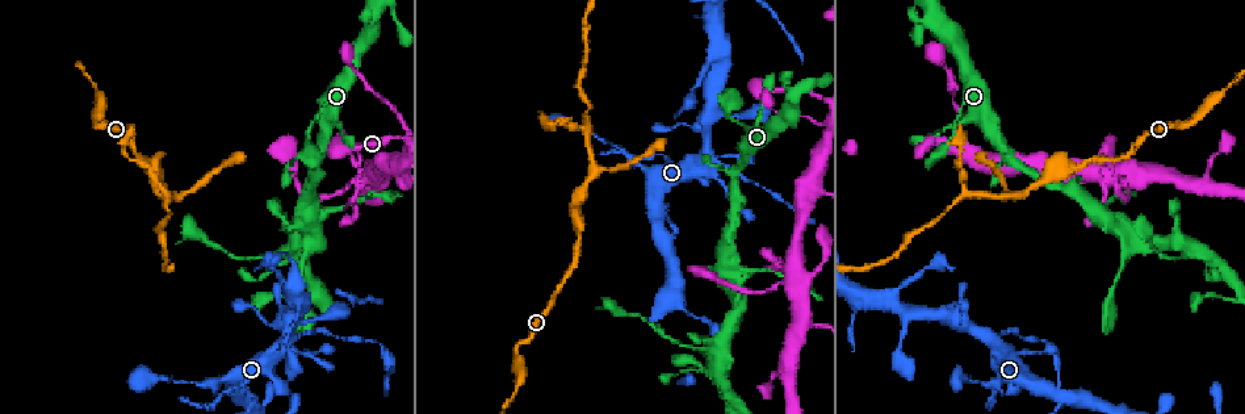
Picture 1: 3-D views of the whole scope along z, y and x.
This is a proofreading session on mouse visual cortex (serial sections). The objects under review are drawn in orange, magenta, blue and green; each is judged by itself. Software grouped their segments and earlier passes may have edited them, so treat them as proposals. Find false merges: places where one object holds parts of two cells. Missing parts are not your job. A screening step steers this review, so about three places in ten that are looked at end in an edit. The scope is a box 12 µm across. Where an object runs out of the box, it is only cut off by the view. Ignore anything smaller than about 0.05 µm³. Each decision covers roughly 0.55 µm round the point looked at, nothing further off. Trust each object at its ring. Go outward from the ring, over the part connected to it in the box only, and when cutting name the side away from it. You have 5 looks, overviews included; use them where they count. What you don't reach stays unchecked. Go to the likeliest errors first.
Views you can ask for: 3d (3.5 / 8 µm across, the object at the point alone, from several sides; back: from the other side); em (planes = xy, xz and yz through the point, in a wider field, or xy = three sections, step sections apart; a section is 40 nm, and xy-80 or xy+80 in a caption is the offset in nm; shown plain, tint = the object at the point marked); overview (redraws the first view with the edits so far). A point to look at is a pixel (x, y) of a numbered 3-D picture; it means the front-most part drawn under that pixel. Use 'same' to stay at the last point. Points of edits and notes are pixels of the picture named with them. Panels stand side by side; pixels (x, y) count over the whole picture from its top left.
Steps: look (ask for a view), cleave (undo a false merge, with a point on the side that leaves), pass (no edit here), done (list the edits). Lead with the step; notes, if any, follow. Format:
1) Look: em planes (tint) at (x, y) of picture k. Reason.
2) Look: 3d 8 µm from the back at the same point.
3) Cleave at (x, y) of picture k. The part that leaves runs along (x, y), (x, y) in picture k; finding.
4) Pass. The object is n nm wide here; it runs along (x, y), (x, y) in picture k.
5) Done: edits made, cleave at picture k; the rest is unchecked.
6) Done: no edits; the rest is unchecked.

Look: 3d 3.5 µm at (700, 165) of picture 1. Three arms meet.

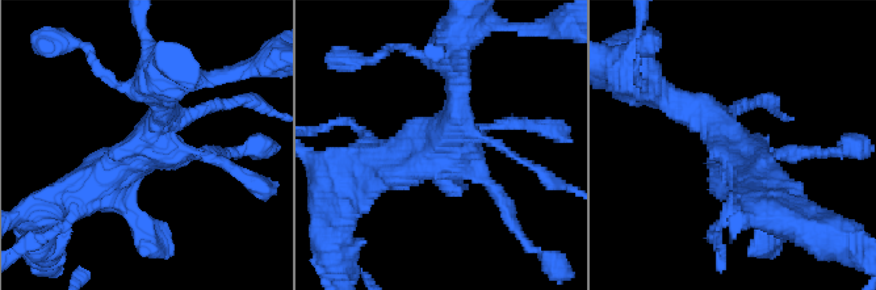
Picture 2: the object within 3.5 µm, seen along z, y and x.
Look: em xy step 2 (tint) at (153, 144) of picture 2. Need the tissue.

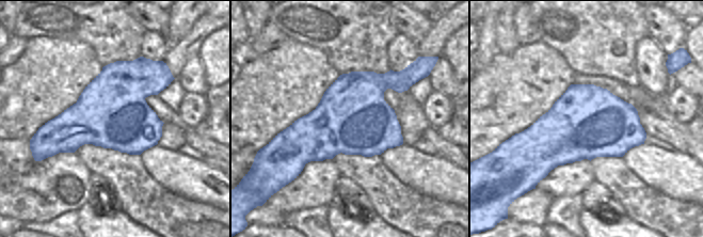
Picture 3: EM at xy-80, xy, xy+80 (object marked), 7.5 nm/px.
Pass. It runs along (755, 190), (715, 121), (661, 93) in picture 2; all the same cell.

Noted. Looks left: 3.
Look: em xy step 2 (tint) at (1021, 335) of picture 1. Narrows sharply.

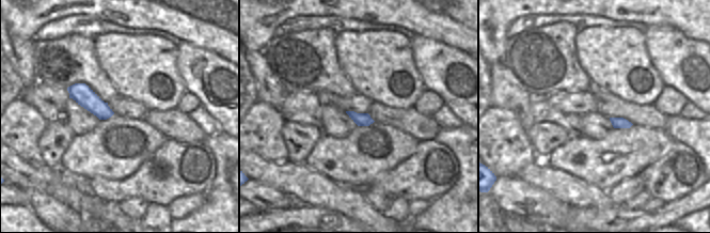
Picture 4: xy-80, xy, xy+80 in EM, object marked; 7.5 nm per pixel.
Look: 3d 3.5 µm at the same point. See where the arms go.

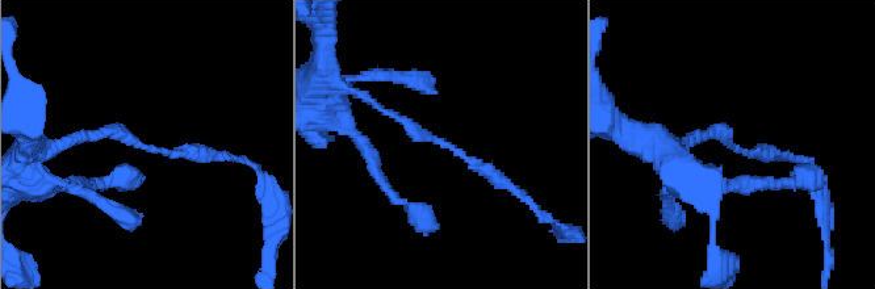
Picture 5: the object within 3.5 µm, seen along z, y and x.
Cleave at (505, 184) of picture 5. The arms are 100, 150 nm wide; the part that leaves runs along (467, 156), (568, 231) in picture 5; a second cell is stuck on.

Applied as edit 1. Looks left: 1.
Done: edits made, cleave at picture 5; the rest is unchecked.

